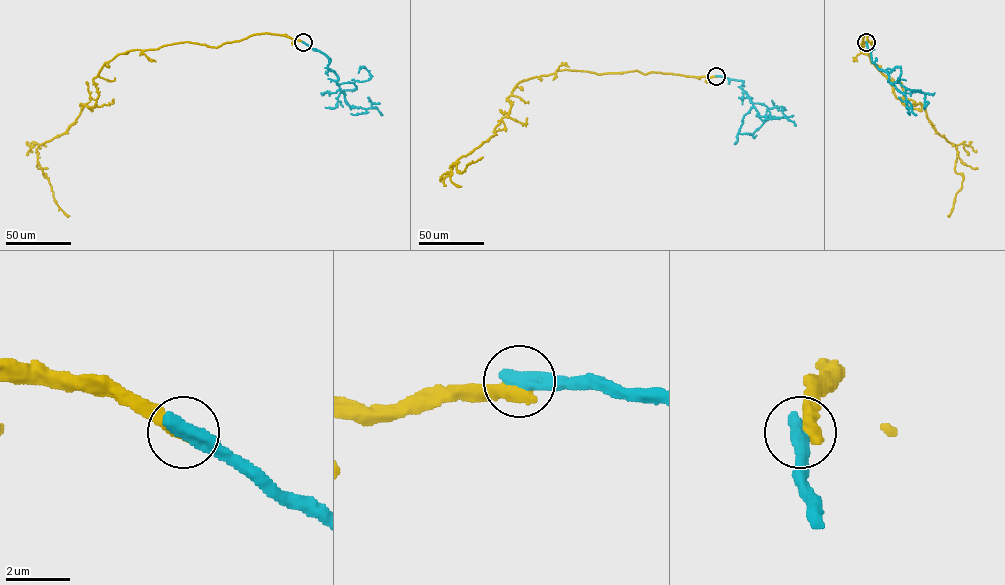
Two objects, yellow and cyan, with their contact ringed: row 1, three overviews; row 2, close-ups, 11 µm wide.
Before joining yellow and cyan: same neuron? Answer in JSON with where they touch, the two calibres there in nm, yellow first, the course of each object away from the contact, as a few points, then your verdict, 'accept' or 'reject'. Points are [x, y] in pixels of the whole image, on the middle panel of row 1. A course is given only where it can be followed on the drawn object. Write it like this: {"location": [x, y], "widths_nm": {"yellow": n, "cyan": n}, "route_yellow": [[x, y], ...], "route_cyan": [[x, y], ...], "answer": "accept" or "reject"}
{"location": [716, 76], "widths_nm": {"yellow": 500, "cyan": 600}, "route_yellow": [[716, 76], [560, 70], [520, 82], [495, 134], [450, 166], [461, 173], [483, 157]], "route_cyan": [[716, 76], [743, 81], [741, 87], [751, 102], [764, 105], [769, 111], [770, 116], [752, 134], [738, 133]], "answer": "reject"}

